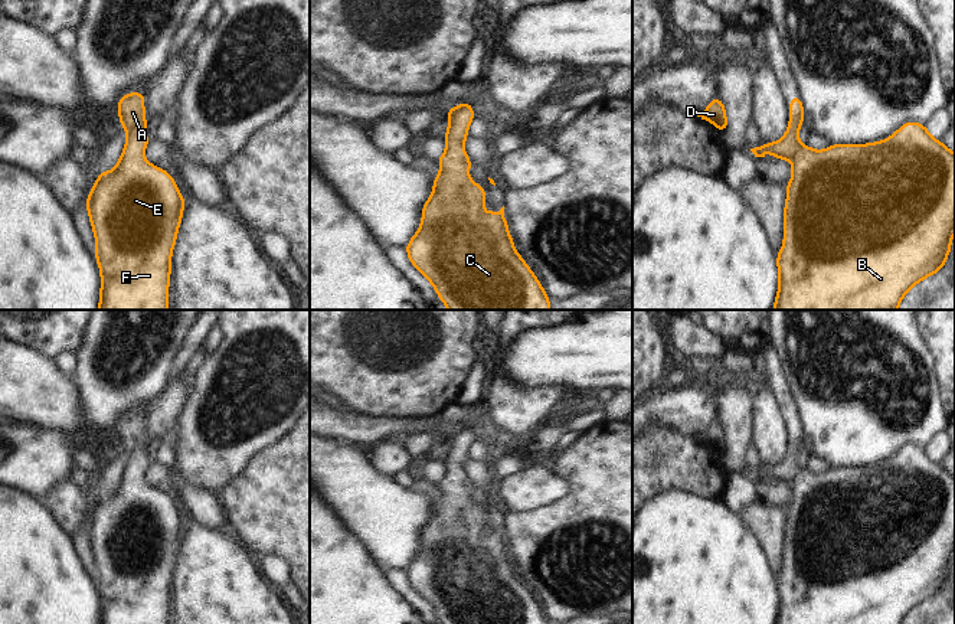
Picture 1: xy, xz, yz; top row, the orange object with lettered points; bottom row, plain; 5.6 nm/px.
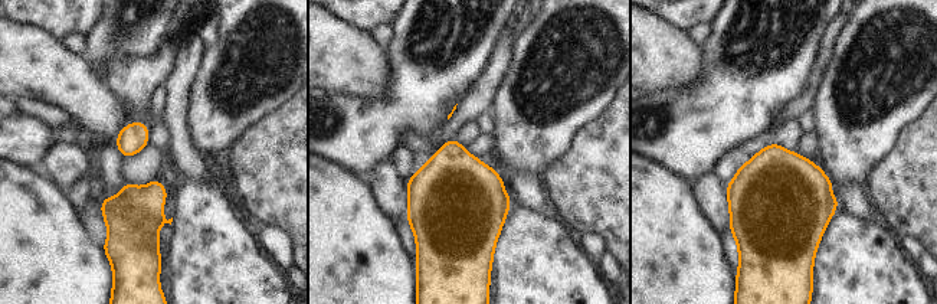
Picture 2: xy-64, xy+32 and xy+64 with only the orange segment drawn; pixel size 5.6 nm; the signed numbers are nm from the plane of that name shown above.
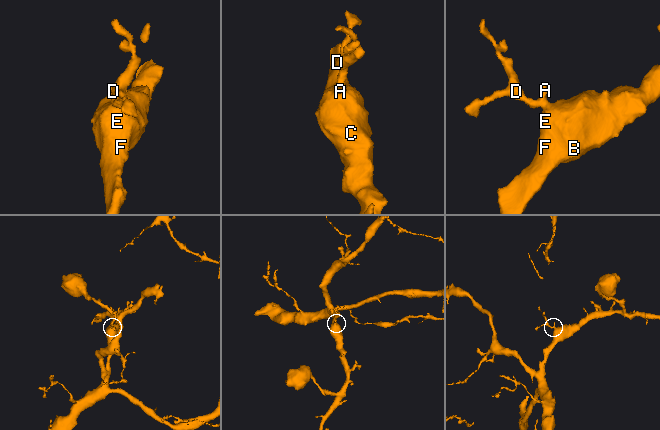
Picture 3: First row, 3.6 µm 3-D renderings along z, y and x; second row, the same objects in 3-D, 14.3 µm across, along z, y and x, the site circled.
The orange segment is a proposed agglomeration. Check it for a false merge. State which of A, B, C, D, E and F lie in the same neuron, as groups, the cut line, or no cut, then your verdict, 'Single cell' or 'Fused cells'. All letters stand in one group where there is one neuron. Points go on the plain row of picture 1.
Groups: A B C D E F. No split. Single cell.

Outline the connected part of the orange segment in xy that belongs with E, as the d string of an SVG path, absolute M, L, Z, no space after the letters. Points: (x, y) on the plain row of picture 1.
M128 415L118 422L120 445L128 455L124 474L114 493L99 493L86 519L86 533L97 562L94 576L101 595L99 624L169 624L171 574L186 522L173 499L143 478L150 465L144 421L144 415Z

